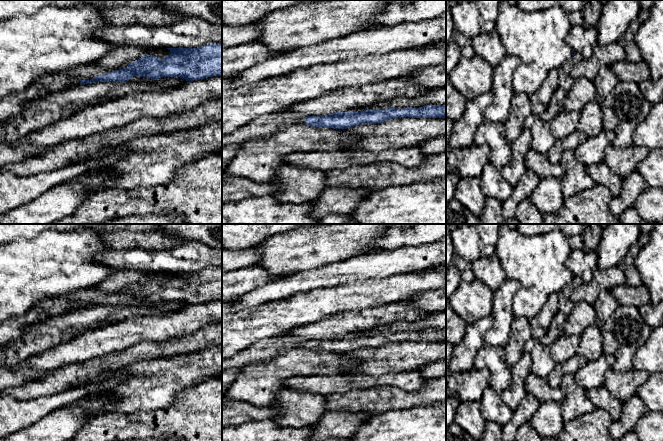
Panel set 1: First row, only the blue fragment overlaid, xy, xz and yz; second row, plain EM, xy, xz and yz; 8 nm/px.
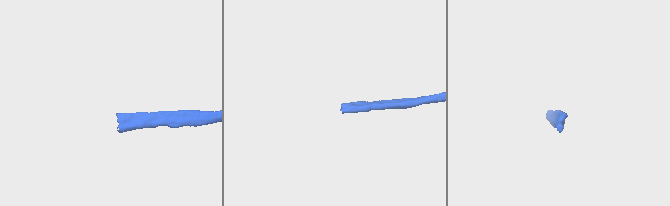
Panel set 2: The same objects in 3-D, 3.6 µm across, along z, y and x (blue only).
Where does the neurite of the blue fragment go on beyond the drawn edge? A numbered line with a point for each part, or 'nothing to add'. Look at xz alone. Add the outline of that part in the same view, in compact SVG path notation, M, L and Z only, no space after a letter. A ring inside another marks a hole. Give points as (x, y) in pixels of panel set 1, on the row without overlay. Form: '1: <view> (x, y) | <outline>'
1: xz (263, 350) | M288 336L259 340L231 358L222 360L222 371L243 368L259 361L269 361L290 350L305 348L305 339Z

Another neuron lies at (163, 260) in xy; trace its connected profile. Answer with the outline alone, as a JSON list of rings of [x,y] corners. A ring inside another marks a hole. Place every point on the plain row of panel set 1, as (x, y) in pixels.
[[[182,242],[172,249],[147,251],[130,248],[103,251],[94,255],[98,263],[115,270],[146,272],[198,272],[208,268],[222,268],[222,249],[200,242]]]

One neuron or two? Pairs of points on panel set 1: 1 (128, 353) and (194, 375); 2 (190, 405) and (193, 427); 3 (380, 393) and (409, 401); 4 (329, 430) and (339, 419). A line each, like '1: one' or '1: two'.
1: two
2: one
3: one
4: one

